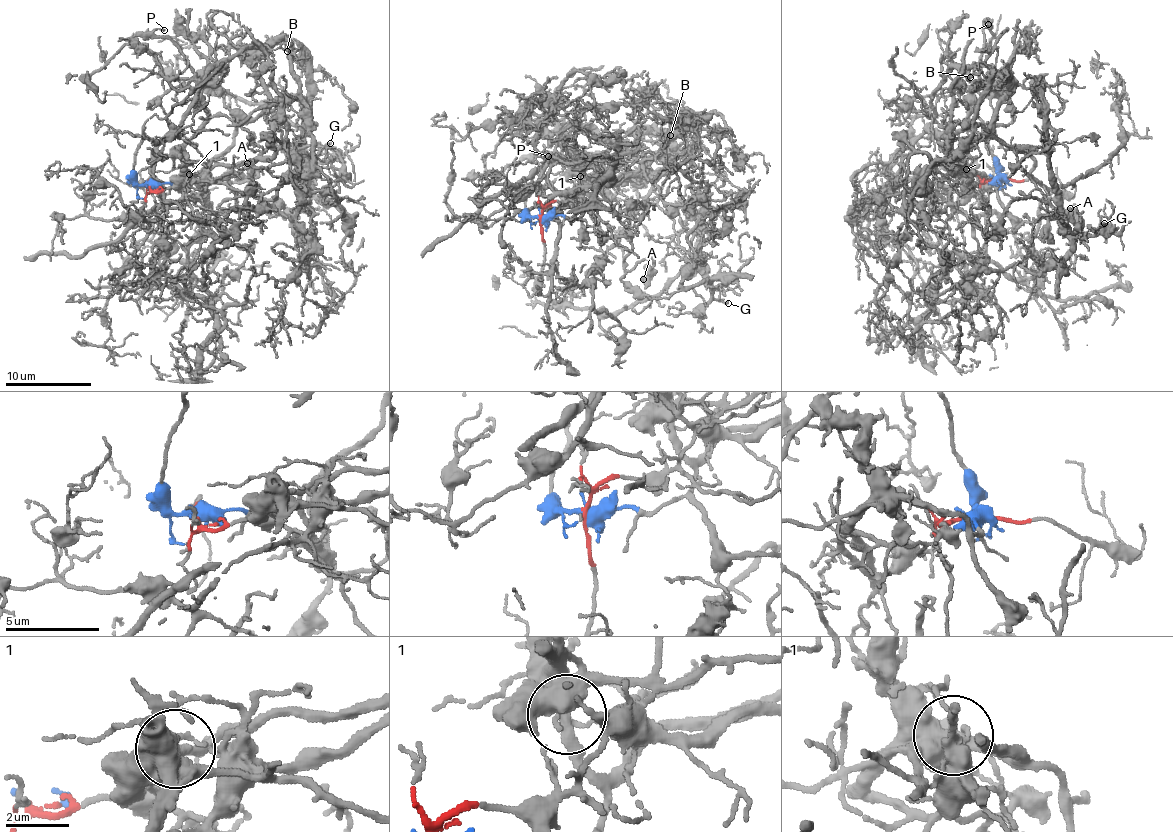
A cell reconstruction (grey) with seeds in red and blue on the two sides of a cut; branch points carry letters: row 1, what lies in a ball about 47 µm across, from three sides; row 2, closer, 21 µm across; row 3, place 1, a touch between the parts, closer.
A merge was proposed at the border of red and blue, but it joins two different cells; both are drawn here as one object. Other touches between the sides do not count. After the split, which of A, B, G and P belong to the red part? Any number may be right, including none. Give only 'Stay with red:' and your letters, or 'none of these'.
Stay with red: B, G

